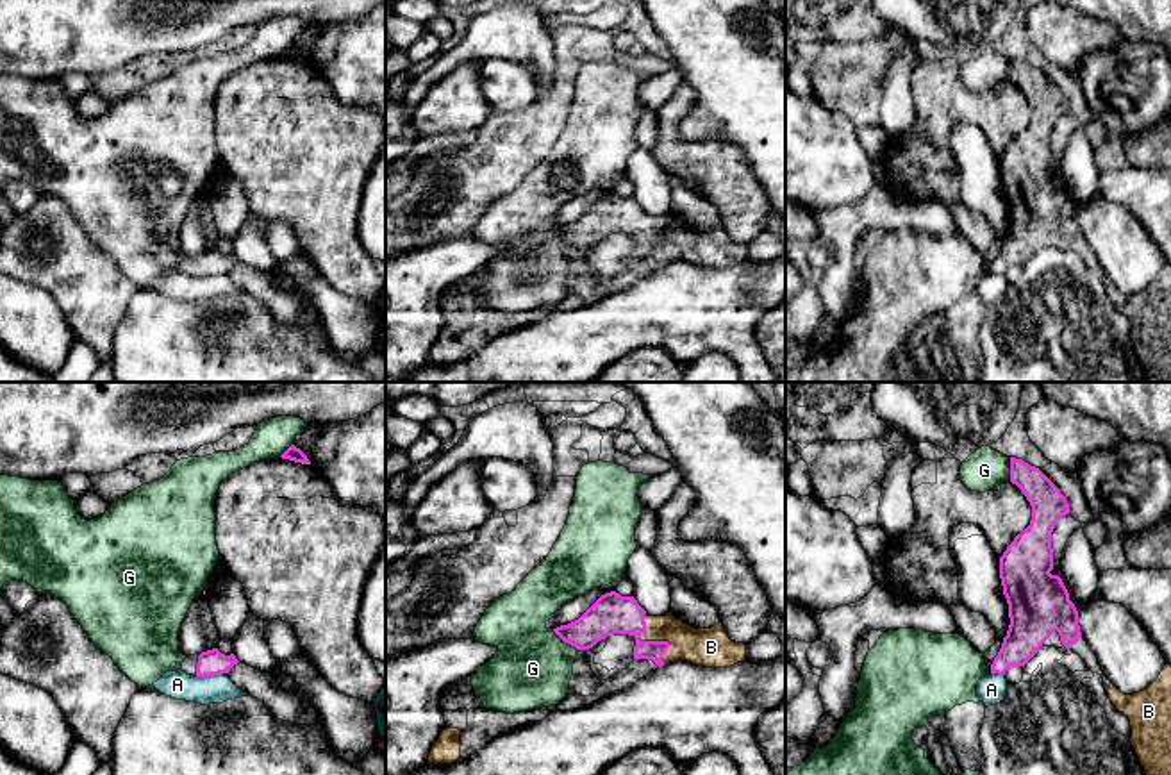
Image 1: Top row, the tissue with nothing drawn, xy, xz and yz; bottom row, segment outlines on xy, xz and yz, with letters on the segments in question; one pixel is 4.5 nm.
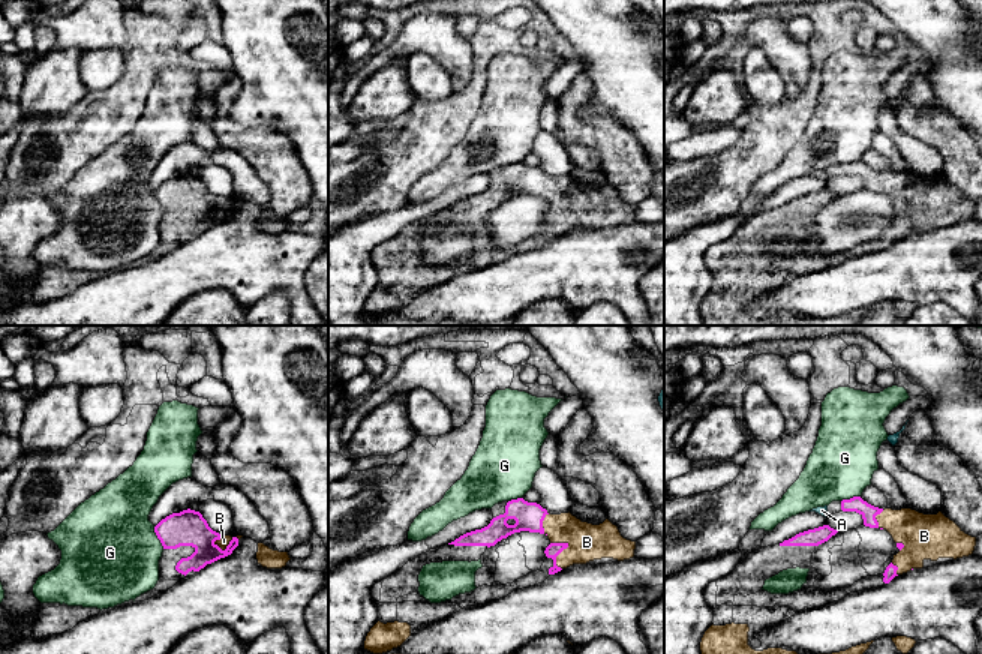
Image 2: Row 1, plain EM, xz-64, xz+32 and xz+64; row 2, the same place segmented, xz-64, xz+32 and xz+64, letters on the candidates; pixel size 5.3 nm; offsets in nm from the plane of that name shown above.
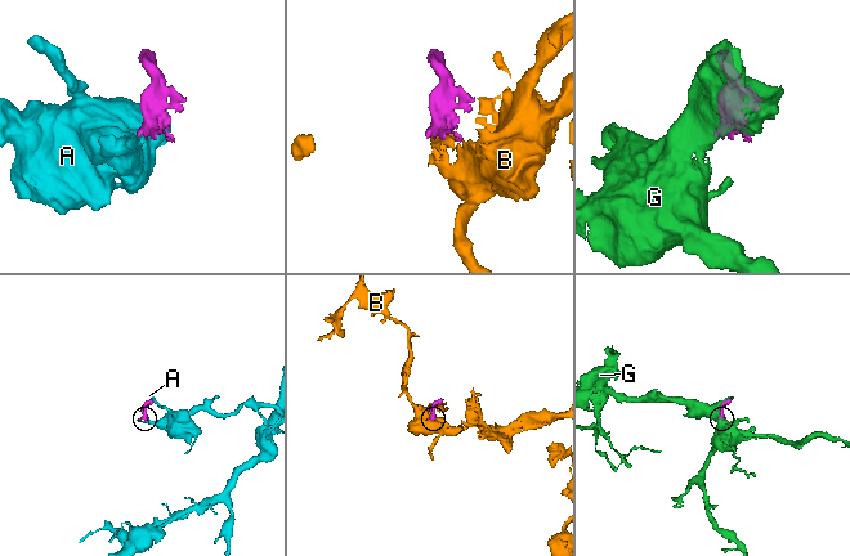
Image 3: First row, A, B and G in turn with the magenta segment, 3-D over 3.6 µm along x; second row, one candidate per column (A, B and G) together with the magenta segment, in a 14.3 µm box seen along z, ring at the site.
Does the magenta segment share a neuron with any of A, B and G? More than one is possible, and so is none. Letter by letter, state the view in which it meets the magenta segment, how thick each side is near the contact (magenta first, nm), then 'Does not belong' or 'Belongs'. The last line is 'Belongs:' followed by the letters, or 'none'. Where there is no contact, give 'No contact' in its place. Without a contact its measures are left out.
A: Touches magenta in xy. Thickness 110 nm (magenta) against 130 nm. Does not belong
B: Touches magenta in xz. Thickness 180 nm (magenta) against 180 nm. Belongs
G: Touches magenta in xz. Thickness 180 nm (magenta) against 360 nm. Does not belong
Belongs: B

